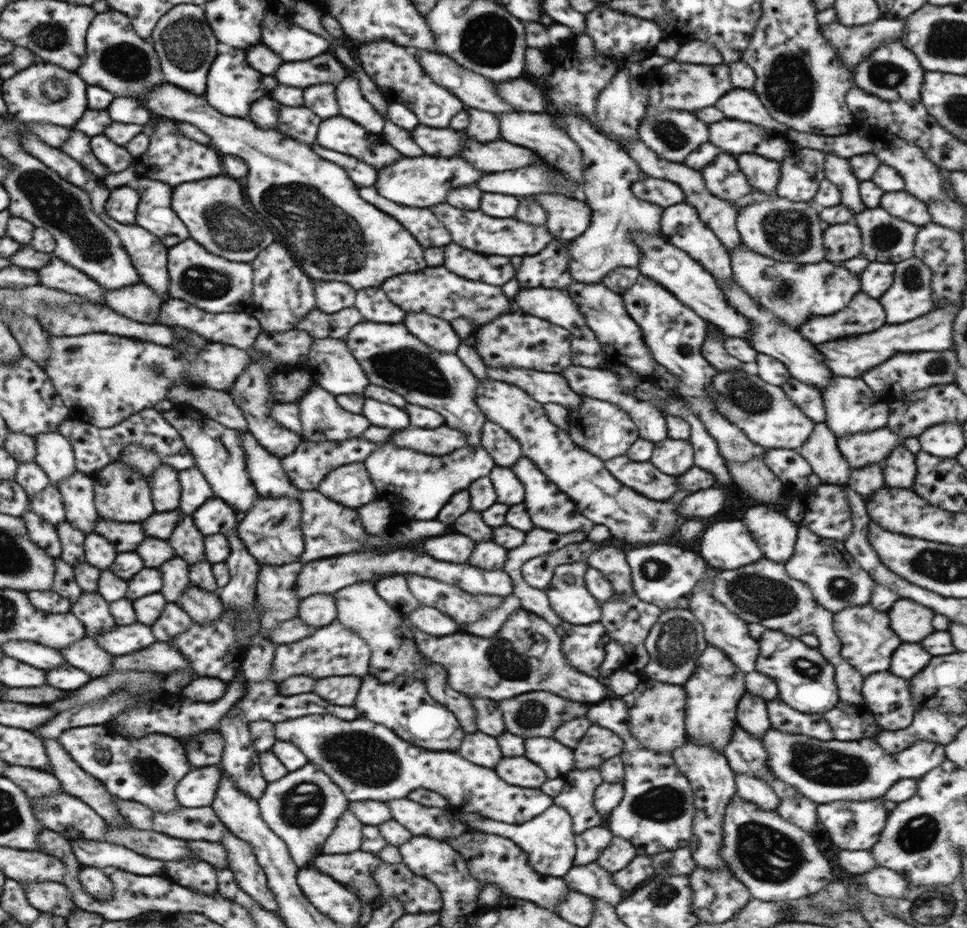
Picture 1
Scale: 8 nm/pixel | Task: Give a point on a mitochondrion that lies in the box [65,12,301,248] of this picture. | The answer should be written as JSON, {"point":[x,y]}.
{"point":[184,41]}

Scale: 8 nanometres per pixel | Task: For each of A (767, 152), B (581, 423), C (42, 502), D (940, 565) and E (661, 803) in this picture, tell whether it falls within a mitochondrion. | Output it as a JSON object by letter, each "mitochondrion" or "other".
{"A":"other","B":"mitochondrion","C":"other","D":"mitochondrion","E":"mitochondrion"}

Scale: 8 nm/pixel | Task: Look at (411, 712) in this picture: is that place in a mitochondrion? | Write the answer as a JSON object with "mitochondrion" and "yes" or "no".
{"mitochondrion":"yes"}

